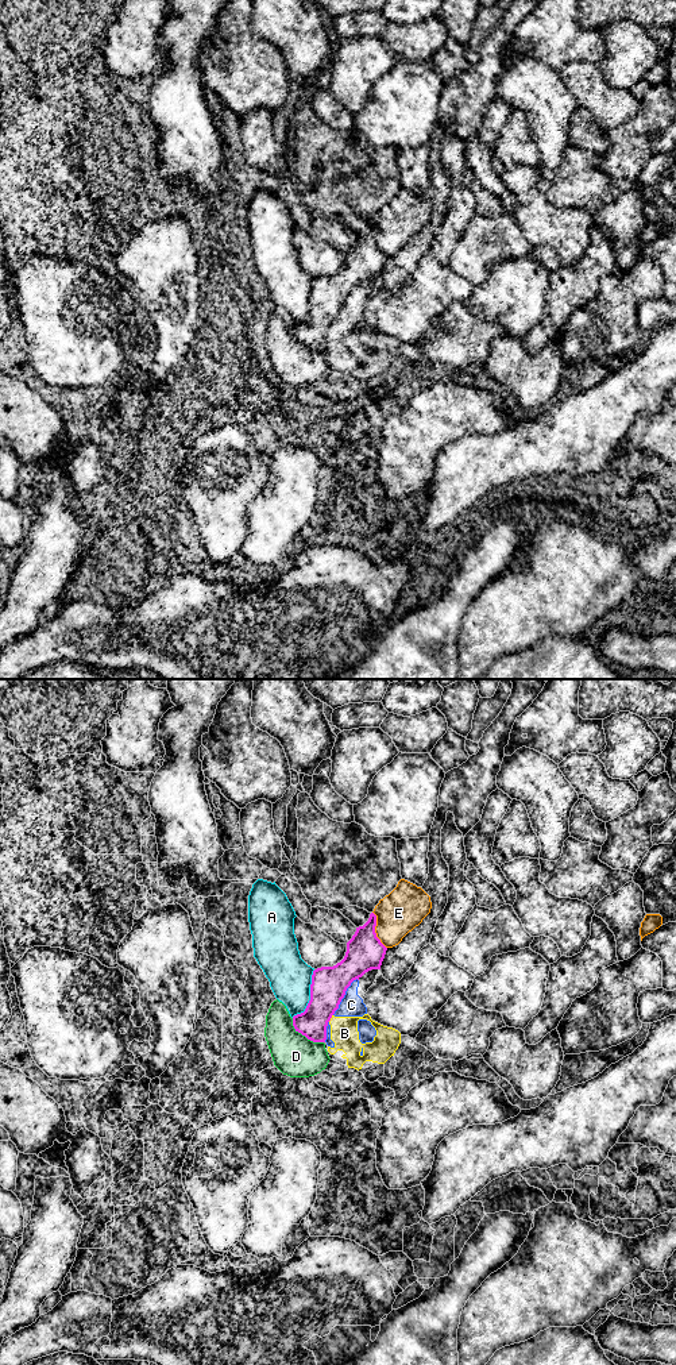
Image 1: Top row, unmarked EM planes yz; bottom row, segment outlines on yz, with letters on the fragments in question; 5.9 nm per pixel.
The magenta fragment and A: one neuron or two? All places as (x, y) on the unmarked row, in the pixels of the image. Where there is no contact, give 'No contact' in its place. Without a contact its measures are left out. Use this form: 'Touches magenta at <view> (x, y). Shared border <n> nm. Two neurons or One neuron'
Touches magenta at yz (311, 305). Shared border 320 nm. Two neurons

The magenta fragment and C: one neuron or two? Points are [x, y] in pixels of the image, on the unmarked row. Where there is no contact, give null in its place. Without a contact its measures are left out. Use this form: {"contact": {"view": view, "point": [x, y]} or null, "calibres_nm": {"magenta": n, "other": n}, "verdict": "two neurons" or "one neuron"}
{"contact": {"view": "yz", "point": [343, 305]}, "calibres_nm": {"magenta": 220, "other": 140}, "verdict": "two neurons"}

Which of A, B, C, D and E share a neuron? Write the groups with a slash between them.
A / B C / D / E

